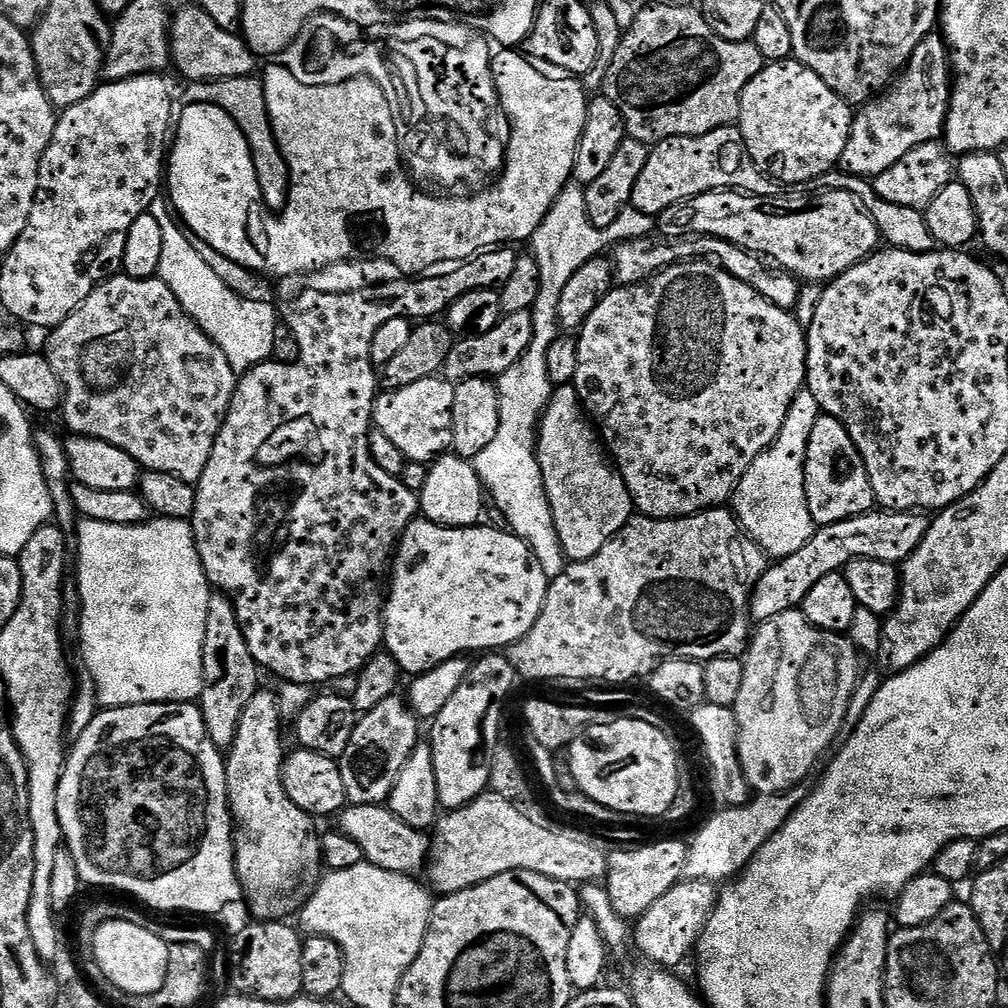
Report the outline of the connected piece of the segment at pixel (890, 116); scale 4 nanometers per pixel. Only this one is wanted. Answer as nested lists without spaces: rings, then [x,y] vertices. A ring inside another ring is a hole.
[[[943,35],[922,38],[895,83],[853,115],[850,138],[846,150],[842,150],[839,167],[850,176],[874,178],[882,174],[882,170],[890,170],[890,166],[914,150],[914,146],[940,140],[952,106],[953,79],[950,53]]]

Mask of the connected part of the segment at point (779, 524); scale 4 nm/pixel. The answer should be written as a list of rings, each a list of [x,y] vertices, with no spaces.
[[[802,390],[792,400],[790,414],[782,422],[778,438],[742,474],[736,492],[731,498],[730,508],[749,538],[769,557],[779,558],[802,550],[810,542],[814,531],[812,515],[806,498],[806,446],[810,446],[810,433],[814,422],[822,415],[814,394]]]

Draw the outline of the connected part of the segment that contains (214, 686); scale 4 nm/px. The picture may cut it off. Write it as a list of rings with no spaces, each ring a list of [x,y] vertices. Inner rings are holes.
[[[219,590],[213,591],[210,610],[206,610],[206,642],[202,650],[202,662],[204,689],[198,701],[200,713],[206,722],[210,742],[214,742],[216,748],[227,750],[232,747],[238,734],[242,710],[246,710],[250,698],[254,698],[254,694],[261,687],[262,672],[254,654],[250,654],[250,646],[246,646],[246,638],[238,622],[236,605],[230,597]]]

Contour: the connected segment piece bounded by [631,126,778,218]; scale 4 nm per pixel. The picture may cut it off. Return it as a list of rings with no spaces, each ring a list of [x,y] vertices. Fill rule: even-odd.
[[[739,127],[719,128],[701,136],[675,136],[663,140],[649,151],[648,161],[634,186],[631,207],[641,217],[659,217],[670,206],[703,192],[735,190],[750,196],[774,196],[777,181],[761,172],[750,158]]]

